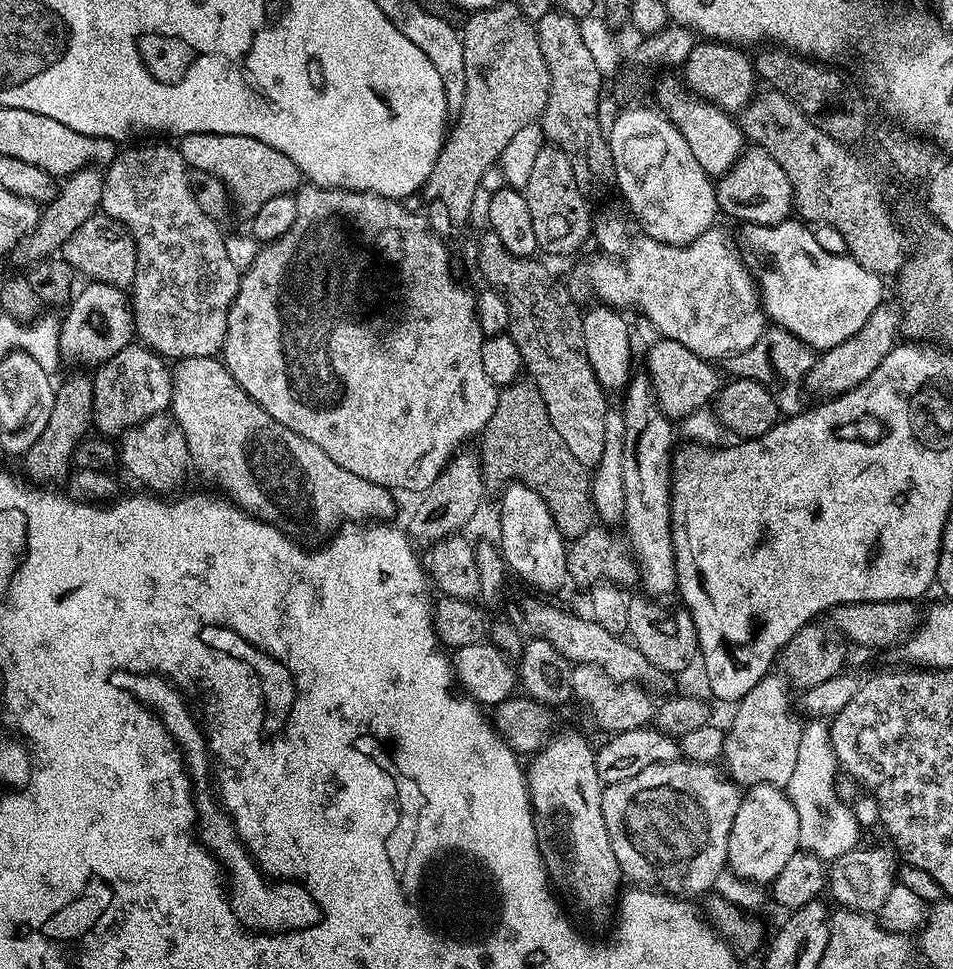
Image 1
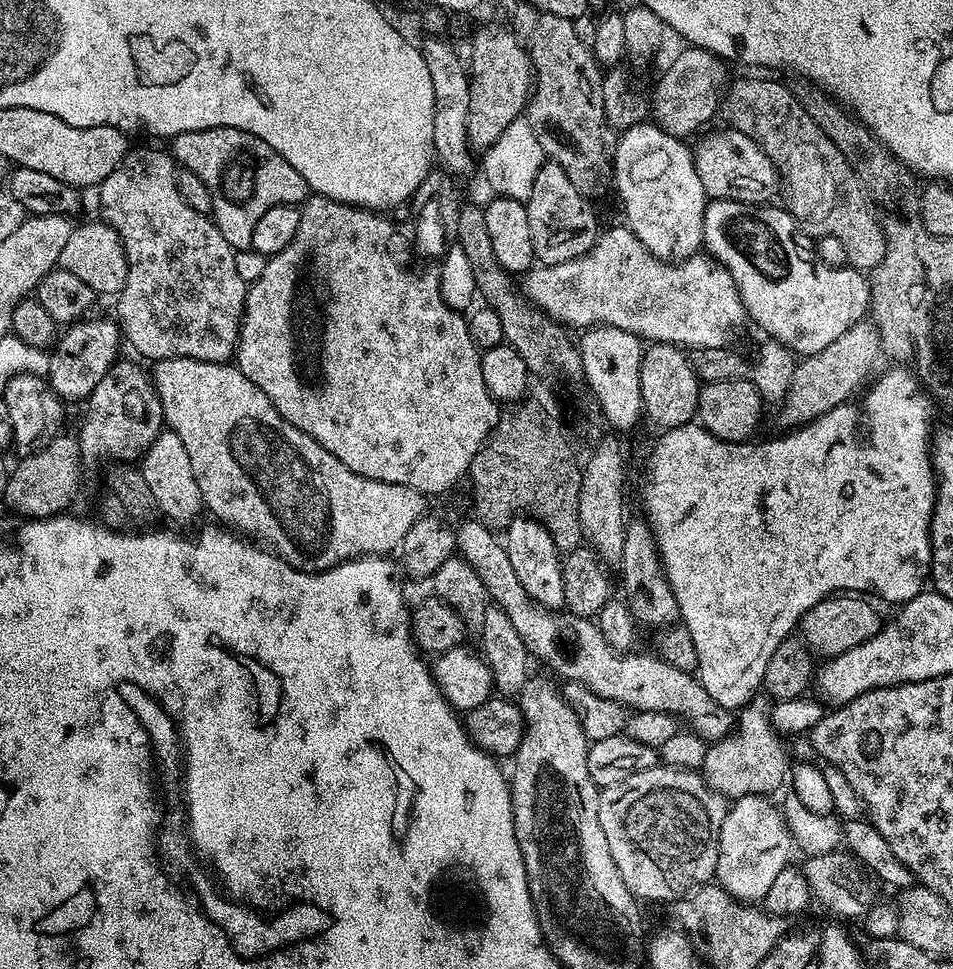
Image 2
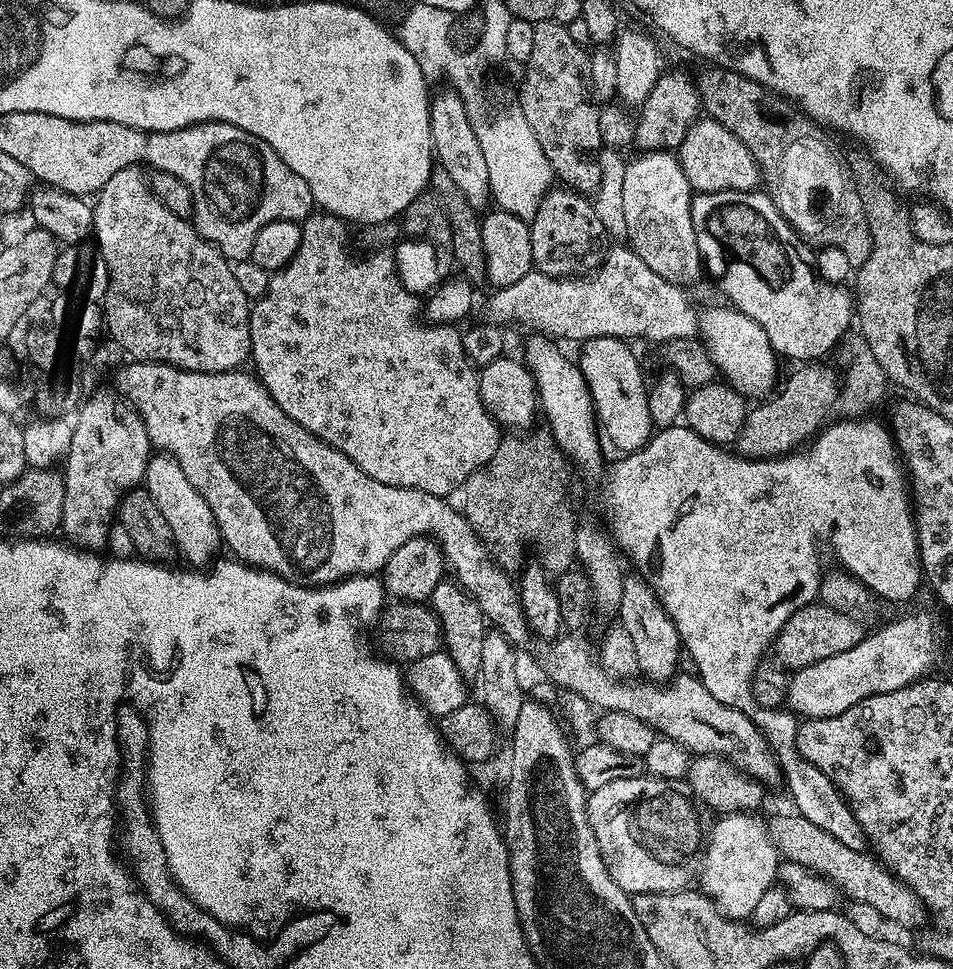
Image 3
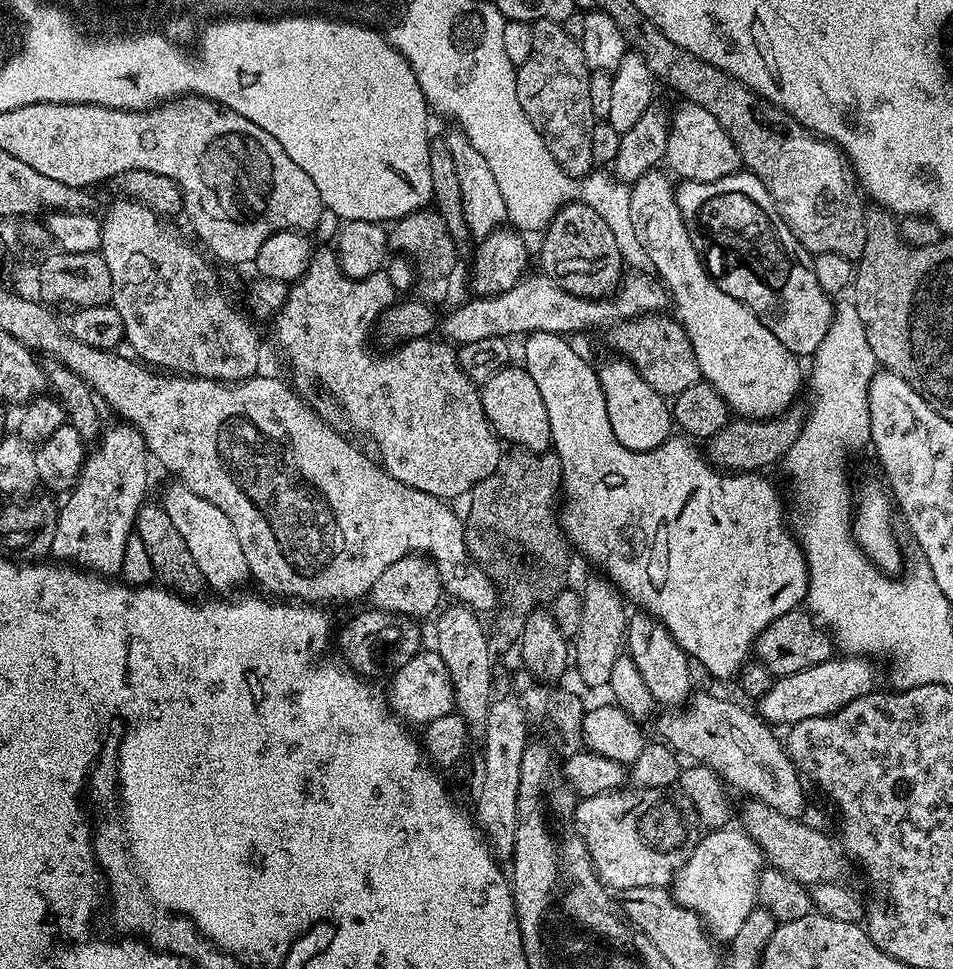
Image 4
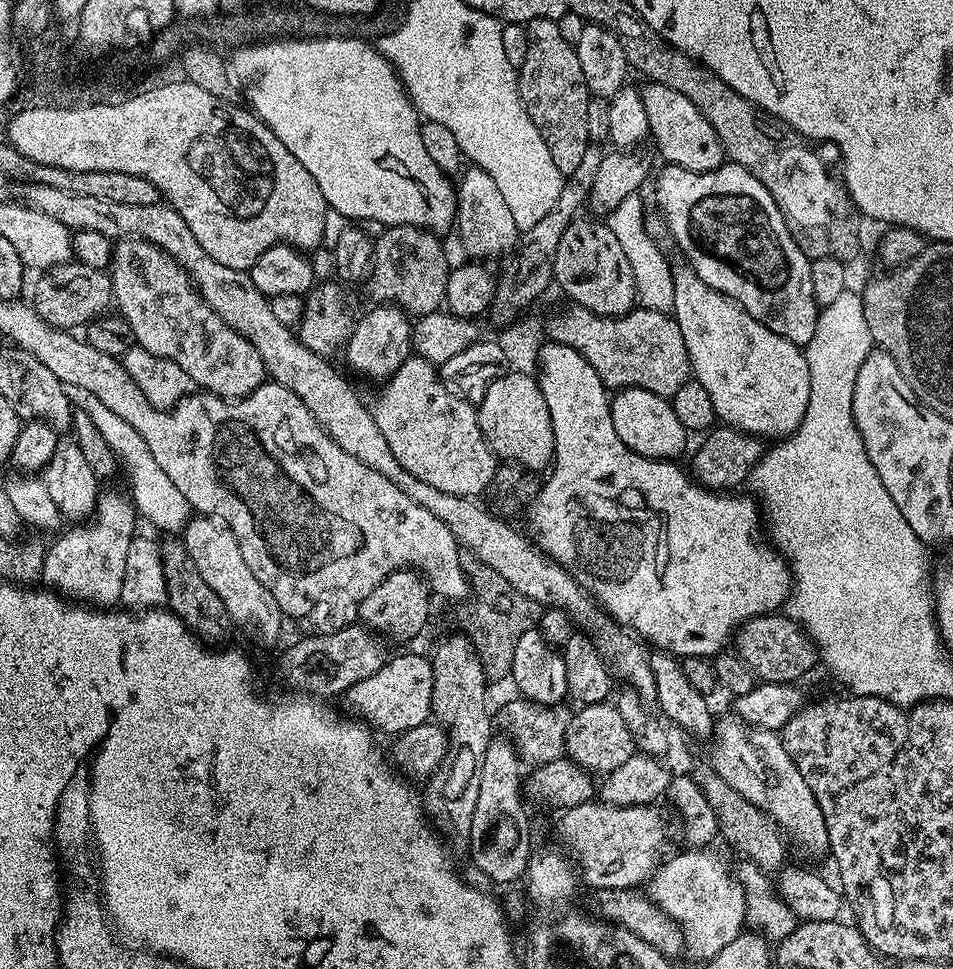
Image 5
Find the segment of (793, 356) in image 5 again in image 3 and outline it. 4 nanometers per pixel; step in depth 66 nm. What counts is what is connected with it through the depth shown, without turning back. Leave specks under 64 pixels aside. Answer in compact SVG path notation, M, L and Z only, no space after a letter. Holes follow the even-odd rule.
M644 150L627 161L625 178L623 179L622 199L623 211L626 216L626 240L633 252L654 270L654 274L662 274L670 282L681 286L688 286L692 276L702 272L702 261L698 242L694 234L692 221L693 191L686 174L680 165L680 157L672 150ZM731 306L708 308L699 313L698 336L710 358L716 363L717 373L745 398L764 398L777 387L776 363L778 357L766 330L754 318Z

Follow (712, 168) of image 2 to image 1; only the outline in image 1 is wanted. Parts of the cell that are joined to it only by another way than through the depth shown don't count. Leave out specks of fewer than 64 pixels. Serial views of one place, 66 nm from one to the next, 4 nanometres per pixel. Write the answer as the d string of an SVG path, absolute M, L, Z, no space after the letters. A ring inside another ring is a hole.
M745 147L732 168L719 177L715 185L719 211L744 224L781 224L793 215L790 178L786 178L786 170L782 170L782 166L770 158L765 148Z

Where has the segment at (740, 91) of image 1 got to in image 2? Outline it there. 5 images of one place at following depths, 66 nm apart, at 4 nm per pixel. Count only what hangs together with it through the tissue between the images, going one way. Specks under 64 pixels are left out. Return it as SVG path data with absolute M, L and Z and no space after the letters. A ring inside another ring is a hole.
M684 46L684 49L672 60L672 65L661 74L656 80L656 89L650 92L650 116L659 128L666 130L672 136L688 138L691 132L696 132L712 115L717 115L722 104L722 97L729 87L728 80L729 65L715 56L712 52L707 52L701 48Z

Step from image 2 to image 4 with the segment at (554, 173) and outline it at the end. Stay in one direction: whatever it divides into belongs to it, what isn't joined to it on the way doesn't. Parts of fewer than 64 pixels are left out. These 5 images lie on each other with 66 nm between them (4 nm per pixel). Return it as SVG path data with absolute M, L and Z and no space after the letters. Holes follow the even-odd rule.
M580 203L565 204L544 229L542 239L540 264L544 267L541 268L543 275L550 277L562 290L575 296L604 298L620 287L626 265L614 242L613 231L597 210Z

